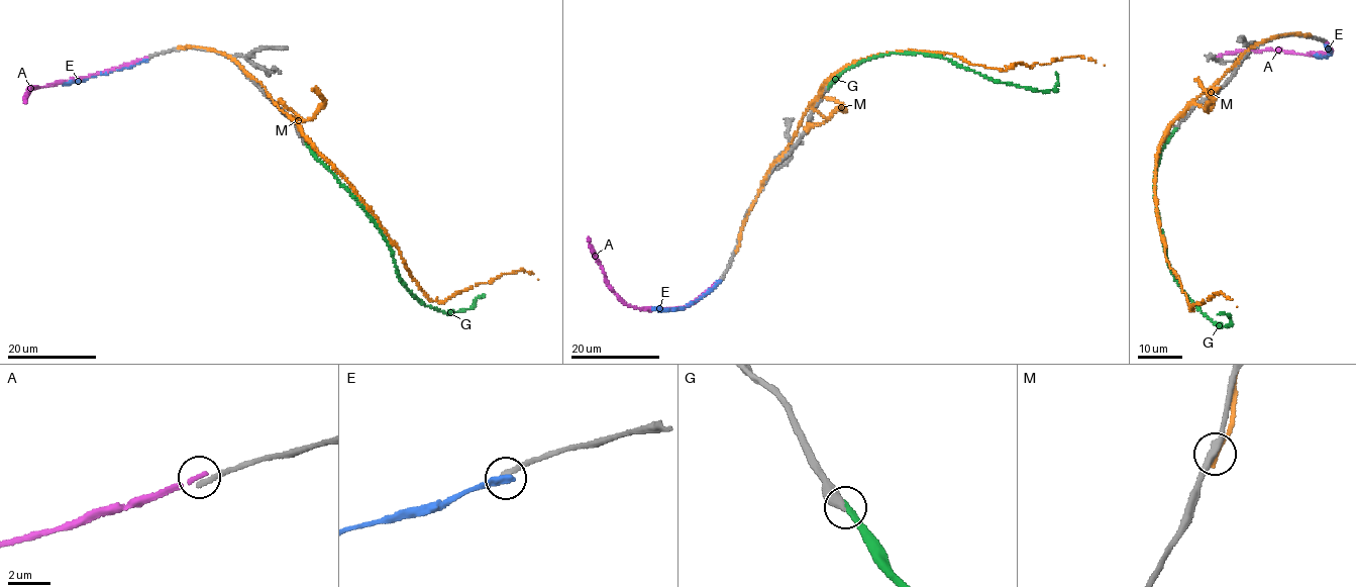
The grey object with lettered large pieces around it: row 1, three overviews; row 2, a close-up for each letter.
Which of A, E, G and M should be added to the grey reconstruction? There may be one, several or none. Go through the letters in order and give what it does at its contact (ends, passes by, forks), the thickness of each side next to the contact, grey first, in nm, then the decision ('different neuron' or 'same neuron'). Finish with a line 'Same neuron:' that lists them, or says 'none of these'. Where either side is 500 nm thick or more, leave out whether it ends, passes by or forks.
A: it ends | 240/220 nm | different neuron
E: it ends | 240/400 nm | different neuron
G: it ends | 400/360 nm | same neuron
M: it ends | 320/320 nm | different neuron
Same neuron: G

